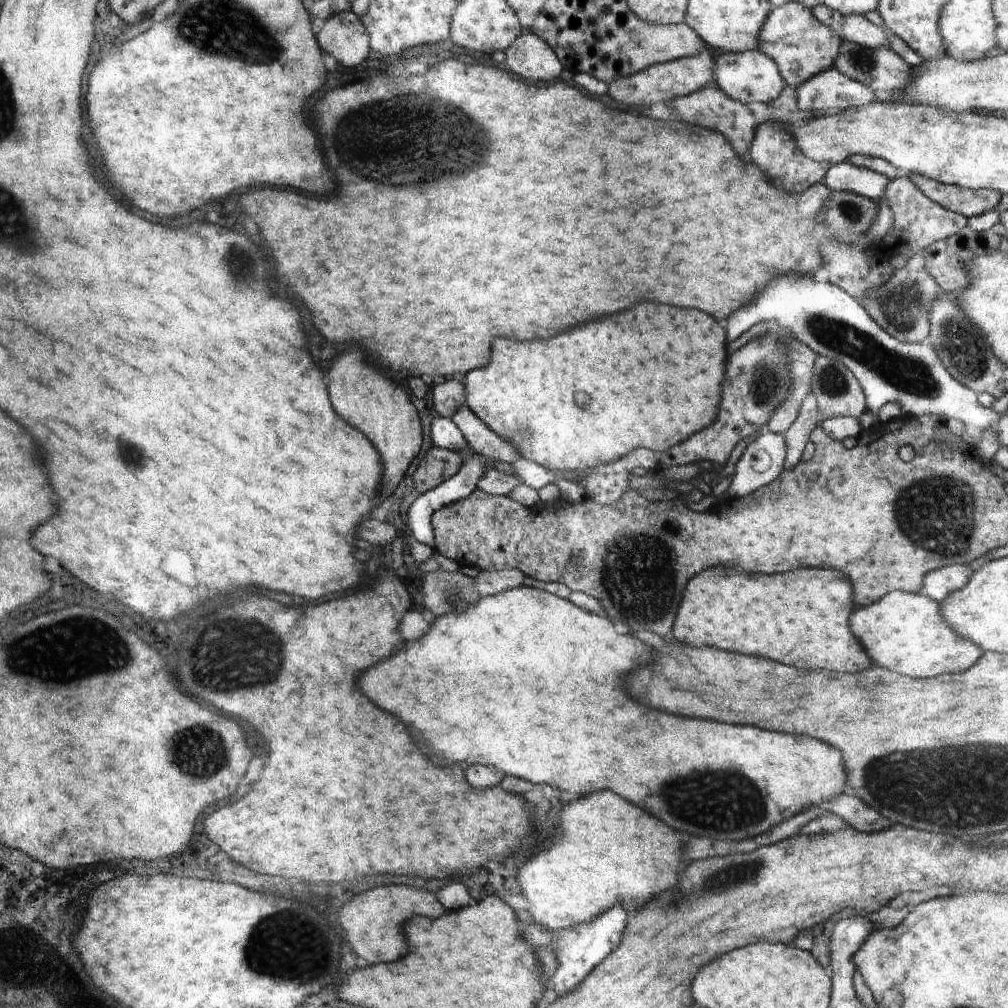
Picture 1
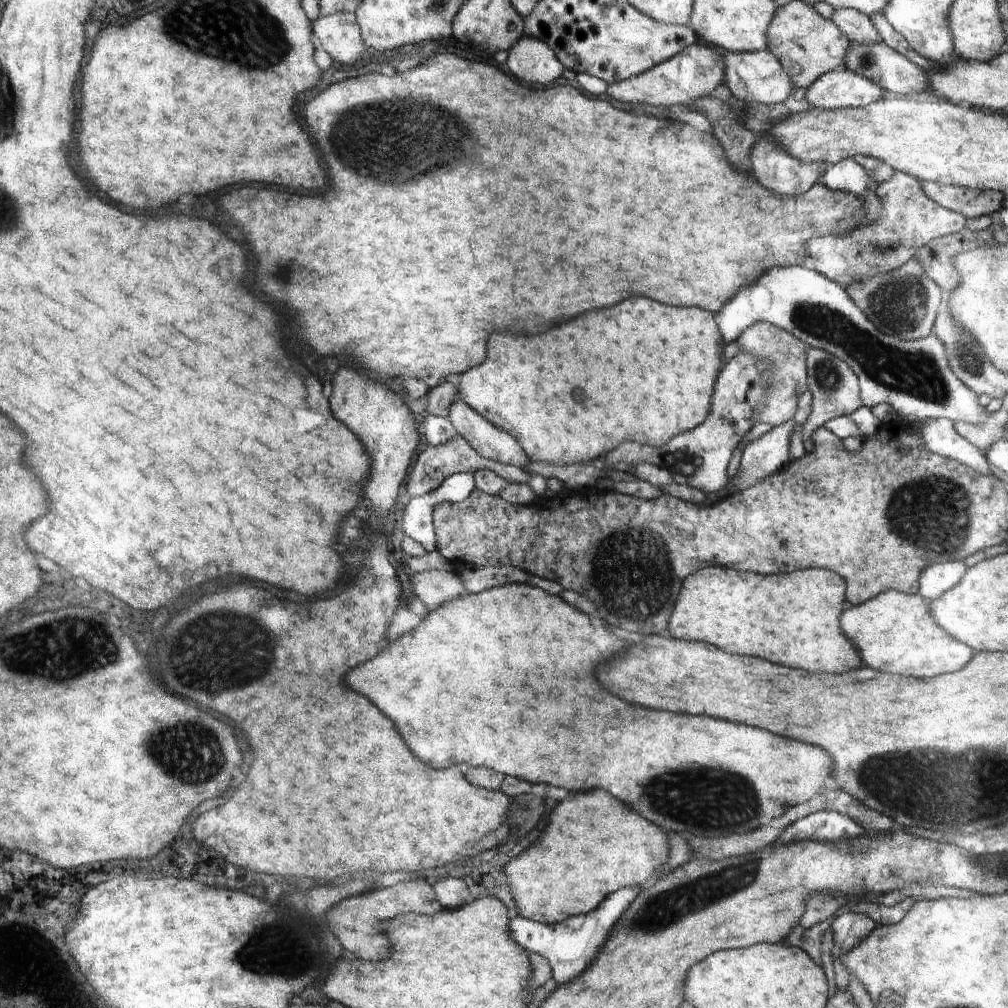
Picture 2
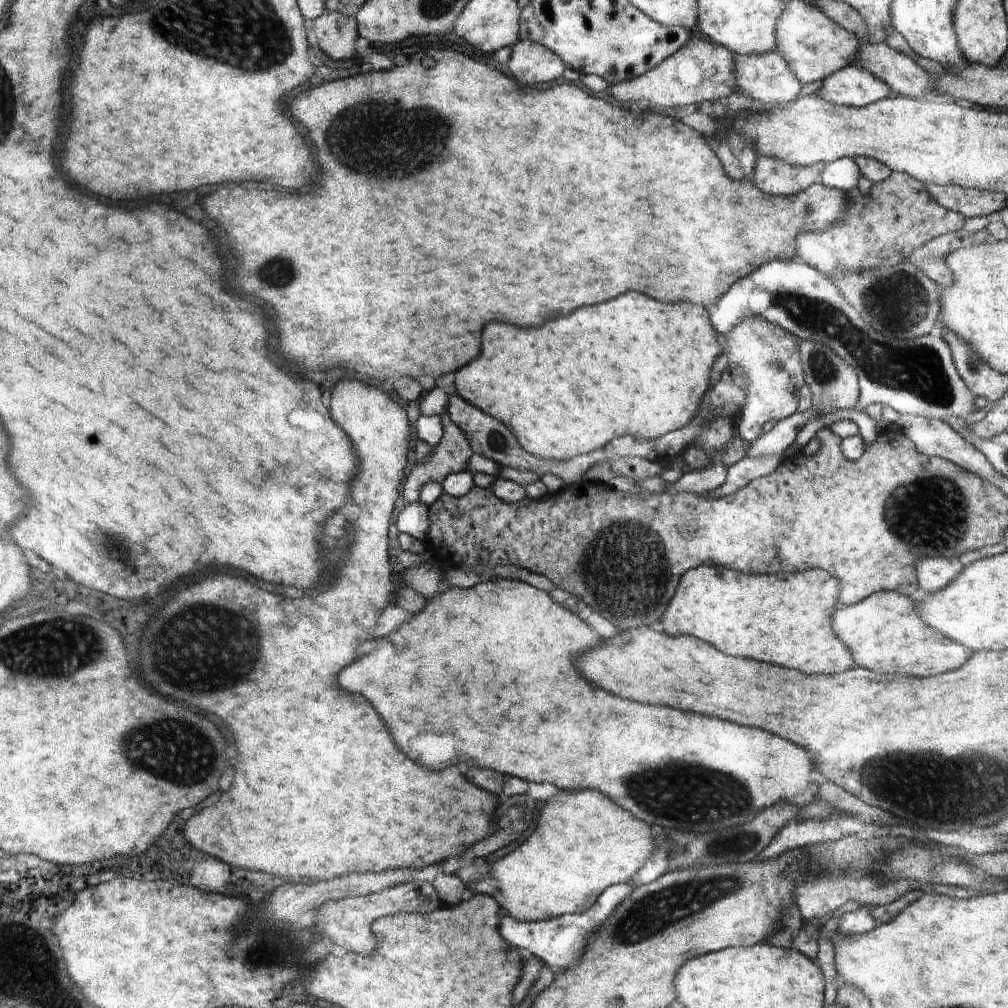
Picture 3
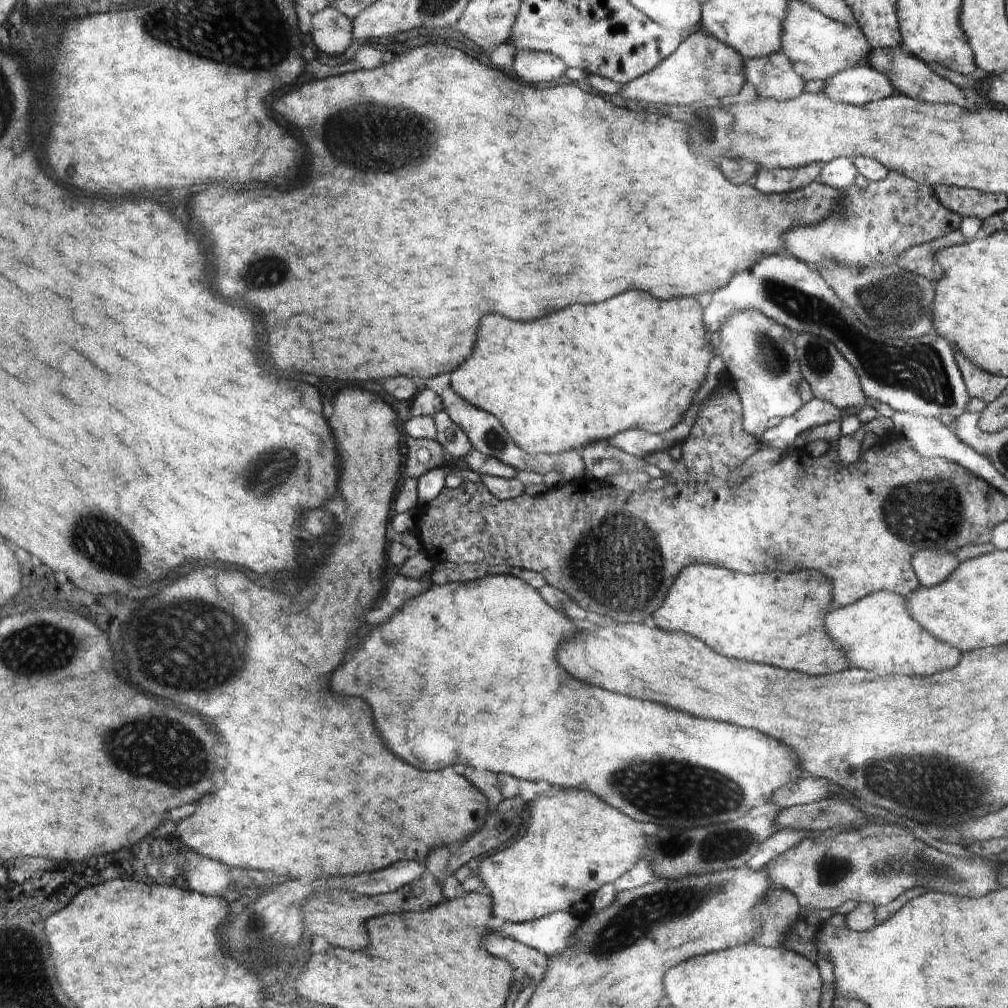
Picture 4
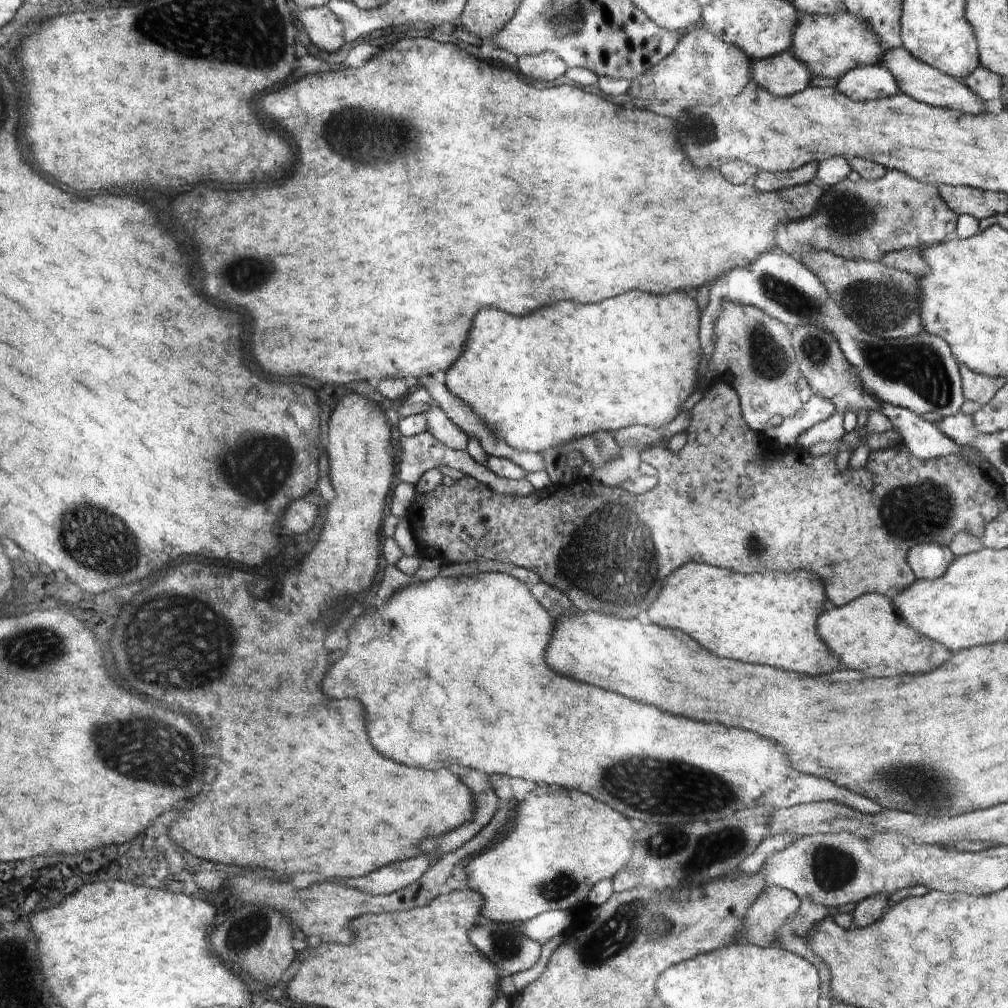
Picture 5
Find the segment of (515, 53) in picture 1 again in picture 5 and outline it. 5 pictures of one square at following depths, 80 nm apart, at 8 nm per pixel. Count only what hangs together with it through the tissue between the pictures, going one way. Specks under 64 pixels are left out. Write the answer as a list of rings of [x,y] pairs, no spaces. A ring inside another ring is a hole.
[[[543,52],[541,55],[518,57],[518,70],[536,80],[552,82],[568,70],[568,65],[556,53]]]

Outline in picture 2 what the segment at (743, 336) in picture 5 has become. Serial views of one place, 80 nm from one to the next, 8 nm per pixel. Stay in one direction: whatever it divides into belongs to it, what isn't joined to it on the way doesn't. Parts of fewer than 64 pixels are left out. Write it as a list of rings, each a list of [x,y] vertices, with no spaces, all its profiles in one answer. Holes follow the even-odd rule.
[[[758,323],[750,327],[738,338],[739,350],[759,359],[766,359],[771,364],[772,373],[764,379],[769,384],[769,398],[755,419],[758,422],[768,422],[773,427],[780,427],[796,418],[800,396],[809,388],[808,364],[806,364],[807,348],[797,336],[790,334],[770,323]]]

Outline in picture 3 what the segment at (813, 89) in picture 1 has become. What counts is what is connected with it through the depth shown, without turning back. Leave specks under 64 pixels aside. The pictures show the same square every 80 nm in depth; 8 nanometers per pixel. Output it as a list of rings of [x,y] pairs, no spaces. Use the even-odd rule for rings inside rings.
[[[856,64],[822,79],[812,94],[828,104],[849,107],[866,107],[892,95],[889,85]]]

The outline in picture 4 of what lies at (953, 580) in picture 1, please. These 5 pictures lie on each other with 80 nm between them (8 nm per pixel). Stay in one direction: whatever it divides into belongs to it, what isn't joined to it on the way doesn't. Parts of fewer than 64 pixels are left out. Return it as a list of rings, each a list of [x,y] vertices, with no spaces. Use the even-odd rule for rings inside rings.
[[[922,552],[918,560],[914,560],[914,568],[918,568],[918,582],[924,588],[932,588],[944,582],[960,564],[955,554],[944,552]]]

